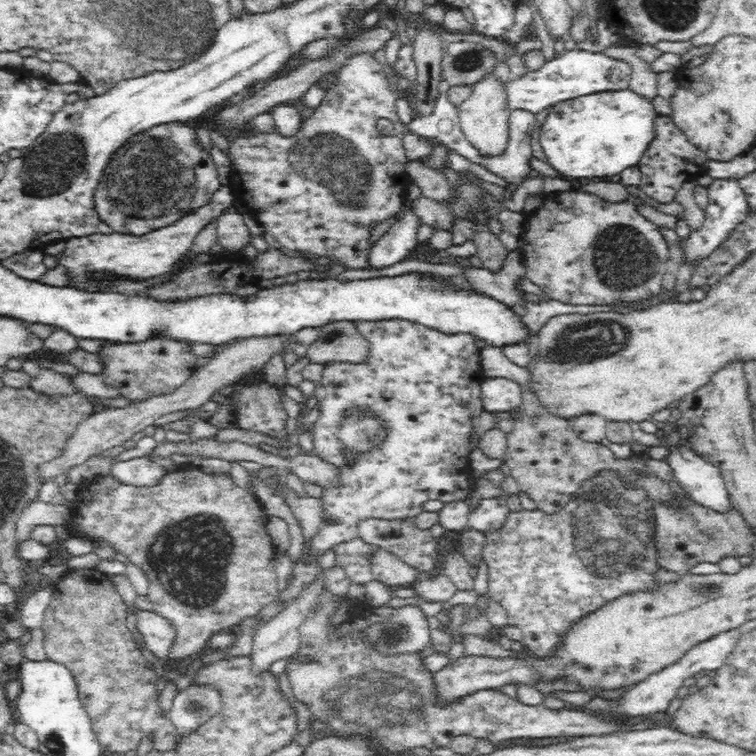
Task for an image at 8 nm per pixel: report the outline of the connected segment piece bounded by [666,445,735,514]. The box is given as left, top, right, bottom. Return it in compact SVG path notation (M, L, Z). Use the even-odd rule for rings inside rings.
M684 445L670 447L666 461L674 469L674 475L688 497L714 513L732 513L734 503L717 466L702 460Z

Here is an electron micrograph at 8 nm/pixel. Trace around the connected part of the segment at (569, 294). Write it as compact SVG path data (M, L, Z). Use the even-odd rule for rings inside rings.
M576 190L545 196L542 206L528 220L527 232L524 232L524 244L522 244L521 249L525 258L525 276L530 278L534 284L540 286L552 300L559 300L566 304L610 304L614 301L639 301L640 299L643 300L657 295L663 290L661 287L662 278L668 272L668 260L670 260L669 246L666 243L664 234L660 232L658 225L654 224L651 220L647 220L640 214L640 206L648 206L648 204L644 202L644 198L633 195L630 195L626 200L621 200L620 202L608 202L597 196Z

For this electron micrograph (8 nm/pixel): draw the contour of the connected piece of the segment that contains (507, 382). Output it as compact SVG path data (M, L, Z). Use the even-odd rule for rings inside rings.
M484 378L482 381L483 410L488 412L509 412L520 407L524 387L508 378Z

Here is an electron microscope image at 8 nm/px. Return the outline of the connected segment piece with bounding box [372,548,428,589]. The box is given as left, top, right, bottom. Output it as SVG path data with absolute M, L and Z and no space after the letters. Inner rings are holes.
M377 548L377 554L372 559L373 581L382 582L388 588L412 588L419 581L423 580L425 576L424 573L421 573L418 569L406 564L402 559L398 559L395 555L392 555L390 552L384 551L380 548Z

